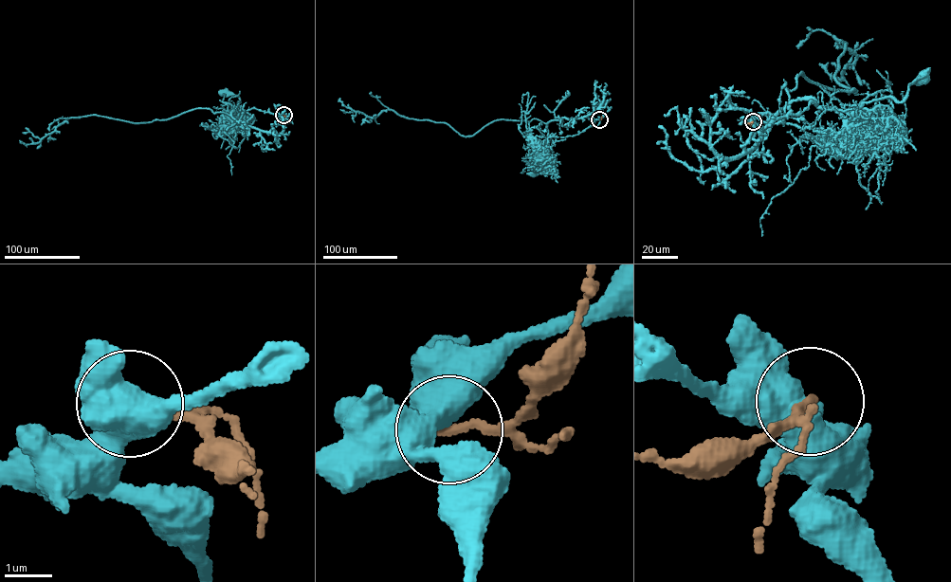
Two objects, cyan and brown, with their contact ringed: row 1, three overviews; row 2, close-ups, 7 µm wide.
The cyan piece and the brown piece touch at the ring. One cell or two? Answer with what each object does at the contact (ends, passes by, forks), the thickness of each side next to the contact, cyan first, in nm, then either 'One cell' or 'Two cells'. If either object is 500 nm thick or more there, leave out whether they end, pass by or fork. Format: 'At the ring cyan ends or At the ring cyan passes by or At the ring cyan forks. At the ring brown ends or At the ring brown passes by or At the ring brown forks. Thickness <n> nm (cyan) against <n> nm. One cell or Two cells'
Thickness 600 nm (cyan) against 180 nm. Two cells

